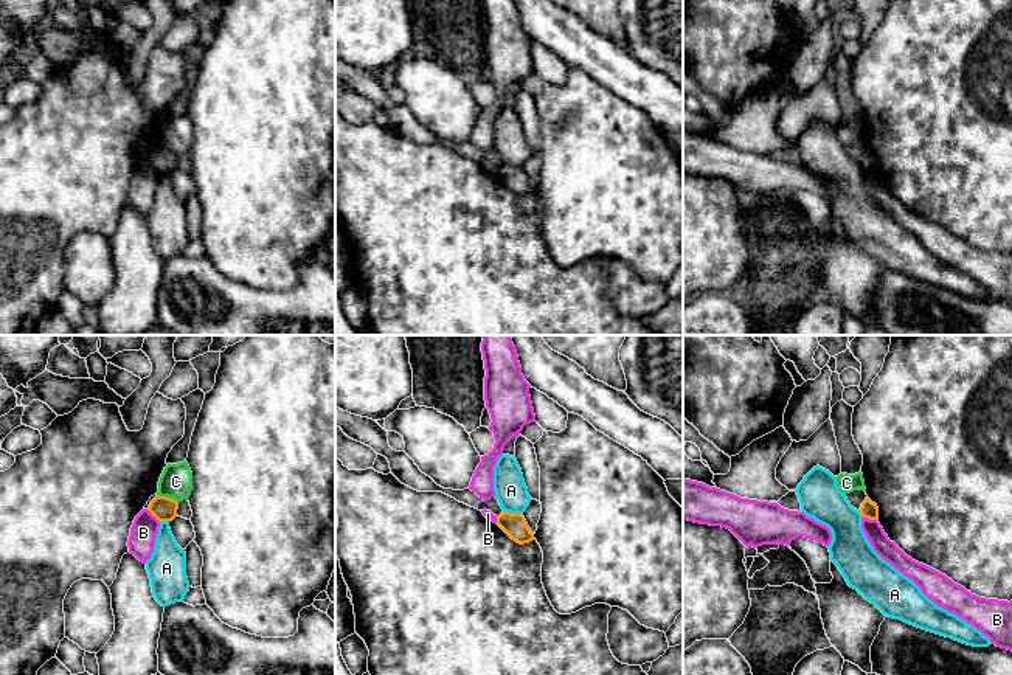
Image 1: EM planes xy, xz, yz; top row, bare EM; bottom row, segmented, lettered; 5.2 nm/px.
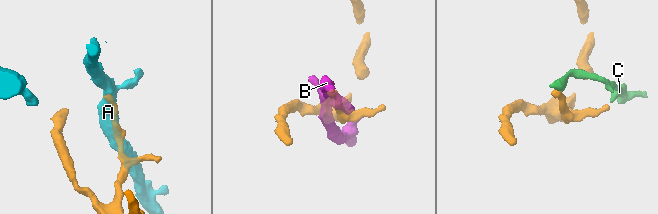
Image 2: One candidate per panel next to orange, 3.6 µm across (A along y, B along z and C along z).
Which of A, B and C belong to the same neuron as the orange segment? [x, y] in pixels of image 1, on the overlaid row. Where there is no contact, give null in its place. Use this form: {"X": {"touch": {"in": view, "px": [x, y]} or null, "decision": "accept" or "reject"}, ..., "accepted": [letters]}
{"A": {"touch": {"in": "xz", "px": [512, 514]}, "decision": "reject"}, "B": {"touch": {"in": "yz", "px": [871, 519]}, "decision": "reject"}, "C": {"touch": {"in": "xy", "px": [166, 497]}, "decision": "reject"}, "accepted": []}

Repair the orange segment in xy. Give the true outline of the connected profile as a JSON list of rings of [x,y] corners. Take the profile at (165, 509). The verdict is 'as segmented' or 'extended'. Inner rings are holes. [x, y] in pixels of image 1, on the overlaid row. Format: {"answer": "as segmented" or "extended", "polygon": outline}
{"answer": "as segmented", "polygon": [[[157,495],[147,511],[158,520],[158,521],[172,521],[177,517],[178,503],[168,497]]]}

